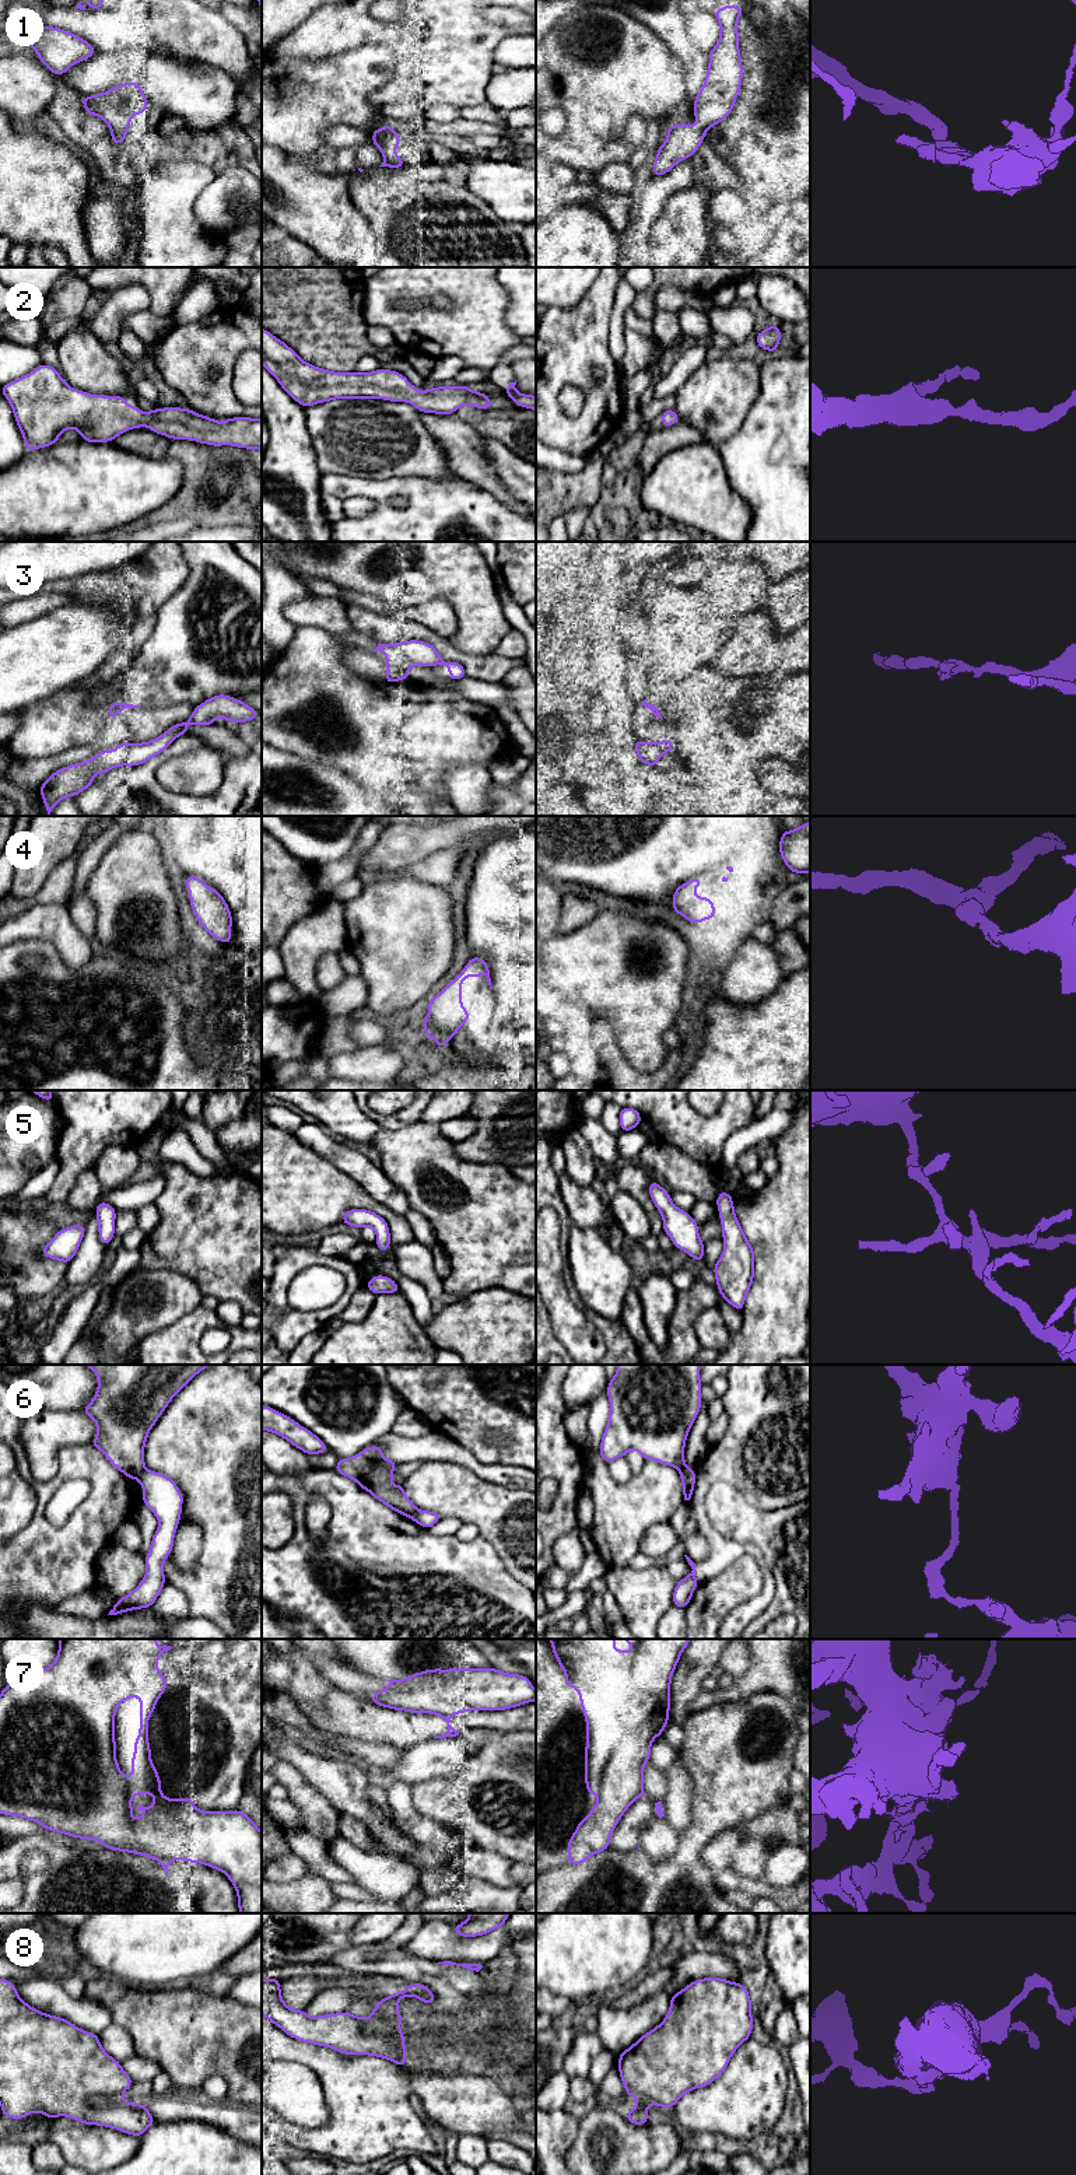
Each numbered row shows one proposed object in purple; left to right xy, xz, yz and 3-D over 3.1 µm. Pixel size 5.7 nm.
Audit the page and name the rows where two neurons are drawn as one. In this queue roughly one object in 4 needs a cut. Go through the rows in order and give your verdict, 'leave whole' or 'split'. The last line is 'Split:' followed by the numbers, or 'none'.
1: leave whole
2: leave whole
3: leave whole
4: leave whole
5: leave whole
6: split
7: leave whole
8: leave whole
Split: 6

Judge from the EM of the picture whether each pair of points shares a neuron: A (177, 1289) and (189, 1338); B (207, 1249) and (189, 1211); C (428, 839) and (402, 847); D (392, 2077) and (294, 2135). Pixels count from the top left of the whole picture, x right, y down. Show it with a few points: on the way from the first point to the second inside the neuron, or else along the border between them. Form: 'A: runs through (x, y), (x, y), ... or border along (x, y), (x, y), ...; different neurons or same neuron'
A: border along (200, 1303), (171, 1324), (154, 1331); different neurons
B: runs through (207, 1239), (207, 1229), (199, 1221); same neuron
C: runs through (421, 841), (409, 844); same neuron
D: runs through (368, 2101), (333, 2136), (318, 2136); same neuron

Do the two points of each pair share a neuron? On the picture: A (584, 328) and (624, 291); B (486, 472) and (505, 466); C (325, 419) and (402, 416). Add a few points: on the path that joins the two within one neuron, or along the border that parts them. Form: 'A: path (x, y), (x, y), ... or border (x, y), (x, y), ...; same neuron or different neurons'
A: border (619, 282), (614, 290), (609, 333); different neurons
B: border (482, 438), (482, 447), (493, 470), (512, 496); different neurons
C: path (344, 419), (382, 419); same neuron

